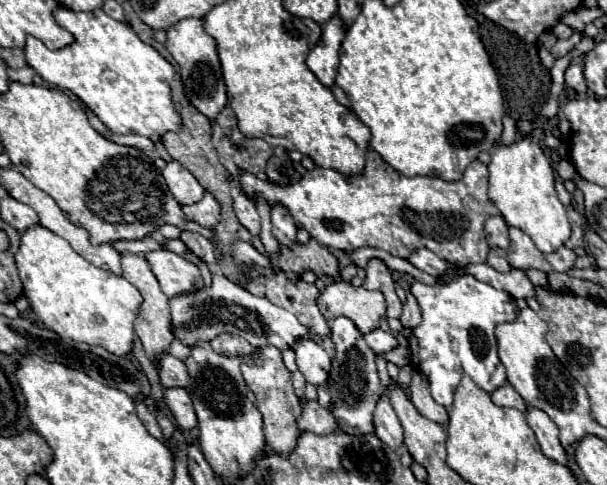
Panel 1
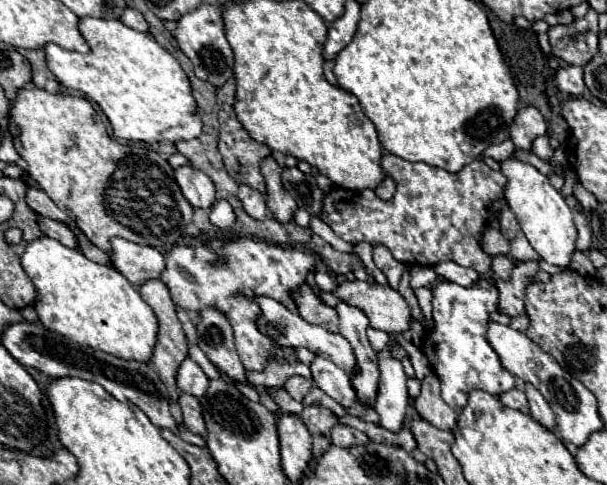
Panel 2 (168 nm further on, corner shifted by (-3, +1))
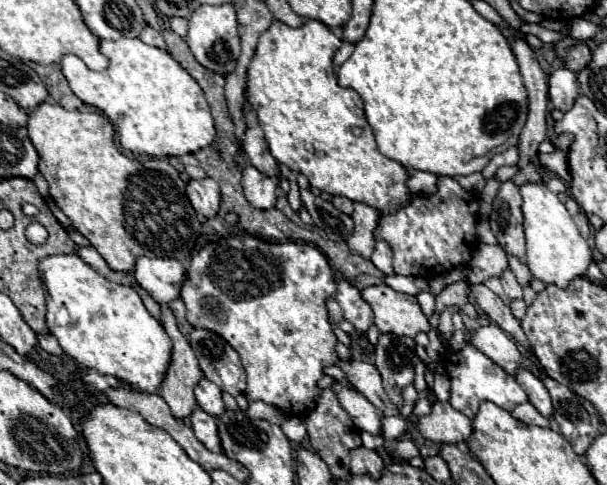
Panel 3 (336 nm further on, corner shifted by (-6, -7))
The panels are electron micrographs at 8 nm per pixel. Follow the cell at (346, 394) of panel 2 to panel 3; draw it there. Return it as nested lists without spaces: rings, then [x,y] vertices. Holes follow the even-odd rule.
[[[334,381],[330,389],[334,389],[334,395],[338,397],[338,403],[350,415],[350,419],[354,421],[354,425],[358,429],[368,431],[372,435],[380,433],[382,423],[380,423],[380,417],[376,413],[376,407],[362,393],[358,393],[356,389],[346,387],[340,381]]]

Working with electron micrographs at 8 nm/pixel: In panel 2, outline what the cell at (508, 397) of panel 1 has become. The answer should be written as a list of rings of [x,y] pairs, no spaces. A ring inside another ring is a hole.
[[[511,389],[511,391],[503,393],[503,395],[499,397],[499,401],[501,401],[505,407],[509,407],[509,409],[517,409],[517,411],[521,411],[521,413],[529,413],[527,397],[525,397],[525,393],[519,391],[519,389]]]

